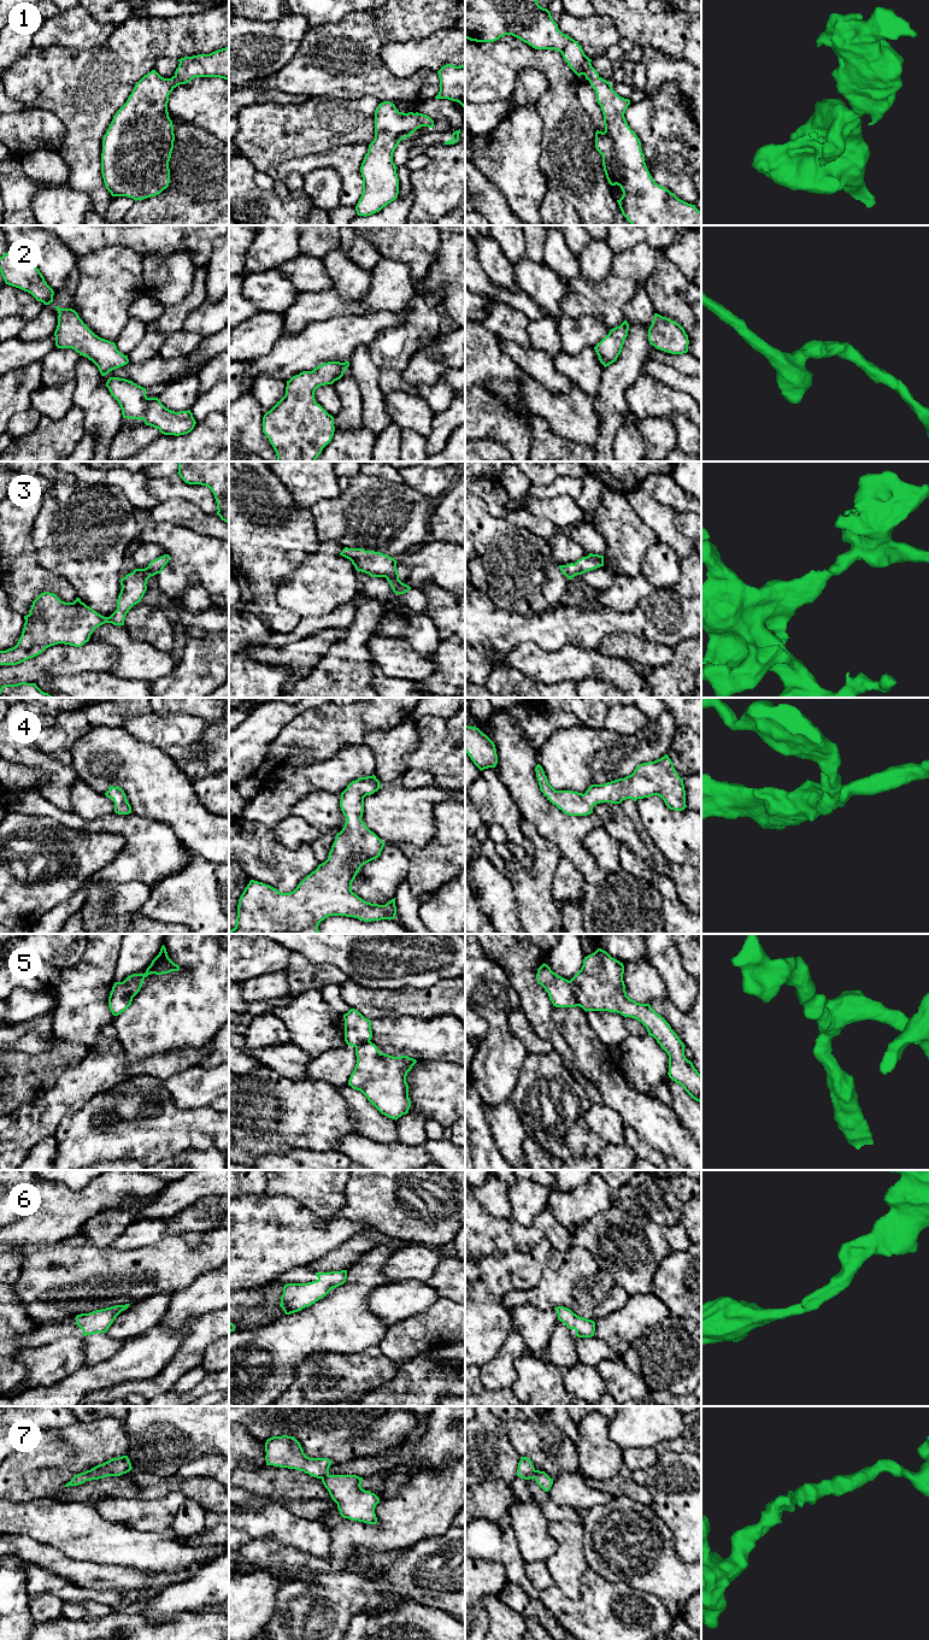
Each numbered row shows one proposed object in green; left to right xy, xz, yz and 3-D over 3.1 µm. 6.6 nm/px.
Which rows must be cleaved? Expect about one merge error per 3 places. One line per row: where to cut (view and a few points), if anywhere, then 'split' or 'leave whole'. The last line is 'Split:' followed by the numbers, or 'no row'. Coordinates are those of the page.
1: no cut | leave whole
2: no cut | leave whole
3: no cut | leave whole
4: no cut | leave whole
5: yz (569, 981), (578, 1005) | split
6: no cut | leave whole
7: no cut | leave whole
Split: 5

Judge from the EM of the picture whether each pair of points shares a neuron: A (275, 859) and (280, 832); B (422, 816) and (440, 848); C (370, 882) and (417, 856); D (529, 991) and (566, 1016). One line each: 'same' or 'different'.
A: different
B: different
C: different
D: different

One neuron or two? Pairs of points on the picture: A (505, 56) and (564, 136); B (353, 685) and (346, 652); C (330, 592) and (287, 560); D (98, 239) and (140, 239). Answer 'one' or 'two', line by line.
A: one
B: one
C: two
D: one

